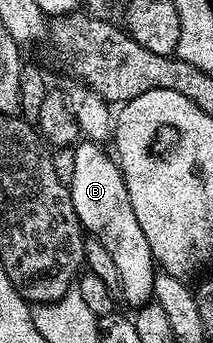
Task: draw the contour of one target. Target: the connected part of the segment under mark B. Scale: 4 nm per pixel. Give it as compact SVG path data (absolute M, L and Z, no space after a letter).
M82 140L74 147L74 174L69 184L71 202L74 205L74 212L78 214L80 227L87 235L95 238L104 249L107 250L115 267L117 267L122 284L121 297L131 305L132 308L140 307L149 303L153 297L153 280L156 277L157 269L153 258L153 252L150 250L150 244L138 223L138 218L134 215L133 207L130 205L129 192L126 190L124 175L119 168L119 163L95 141Z

